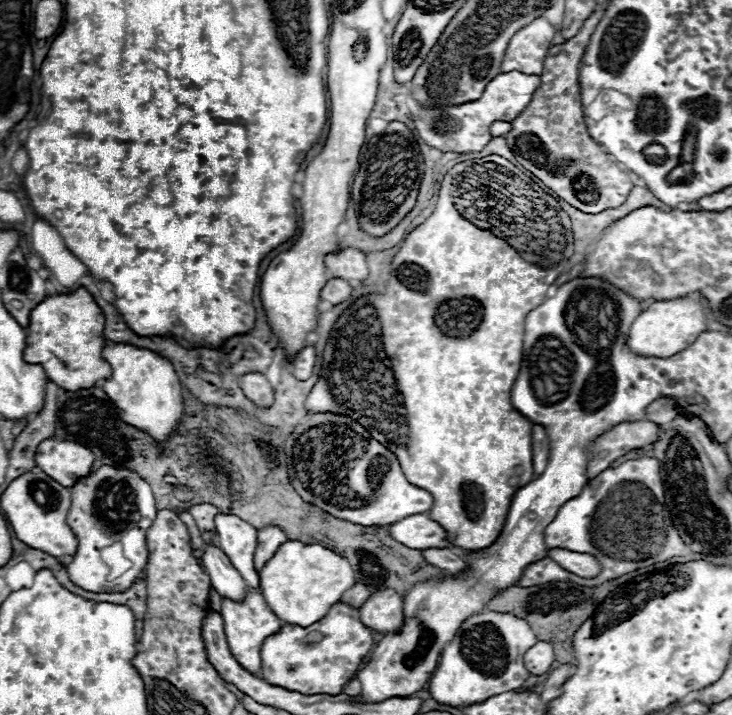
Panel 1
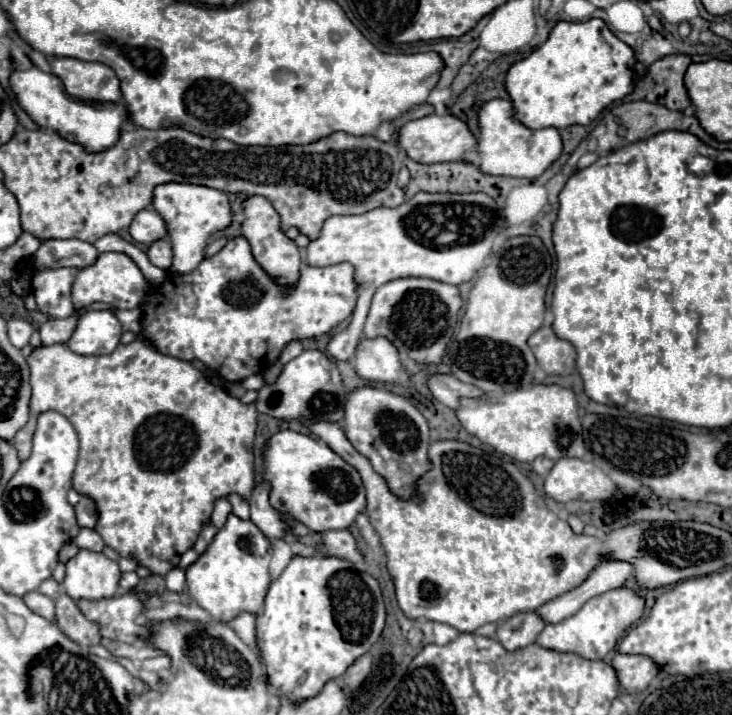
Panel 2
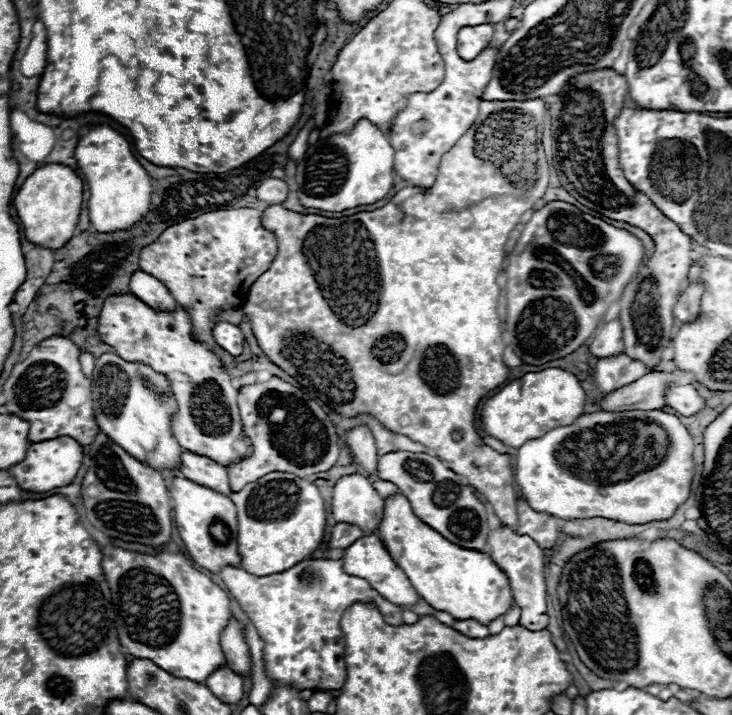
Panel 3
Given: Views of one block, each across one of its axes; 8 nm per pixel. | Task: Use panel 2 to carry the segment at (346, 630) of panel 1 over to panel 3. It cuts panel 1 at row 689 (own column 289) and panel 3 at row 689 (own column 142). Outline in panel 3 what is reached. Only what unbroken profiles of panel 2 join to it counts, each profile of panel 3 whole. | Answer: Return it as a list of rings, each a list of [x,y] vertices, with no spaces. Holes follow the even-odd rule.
[[[302,560],[296,566],[288,568],[286,572],[270,574],[270,576],[254,576],[242,568],[224,568],[220,572],[226,590],[238,600],[240,608],[248,614],[252,624],[258,630],[258,636],[264,640],[264,670],[268,680],[278,682],[282,686],[294,686],[298,690],[338,690],[344,686],[348,670],[344,662],[344,634],[340,630],[342,612],[354,602],[374,602],[386,622],[390,626],[404,624],[402,608],[390,604],[382,594],[378,594],[366,580],[358,576],[350,576],[344,572],[342,560]]]

